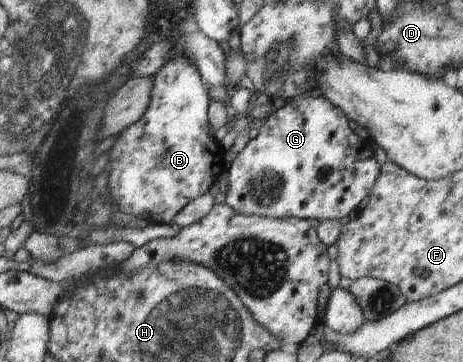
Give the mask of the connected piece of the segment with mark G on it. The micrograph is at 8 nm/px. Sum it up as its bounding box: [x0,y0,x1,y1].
[225,96,379,220]

